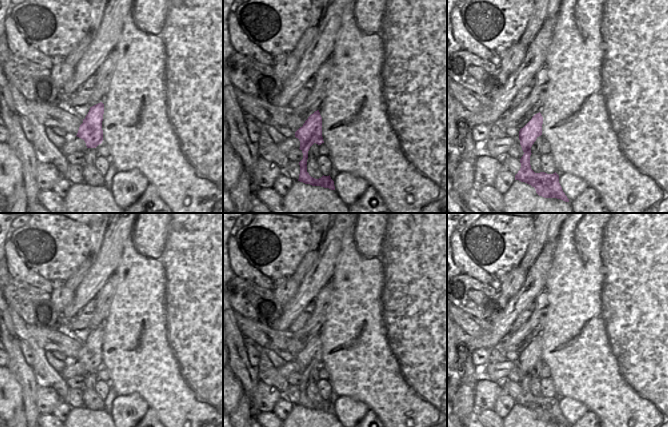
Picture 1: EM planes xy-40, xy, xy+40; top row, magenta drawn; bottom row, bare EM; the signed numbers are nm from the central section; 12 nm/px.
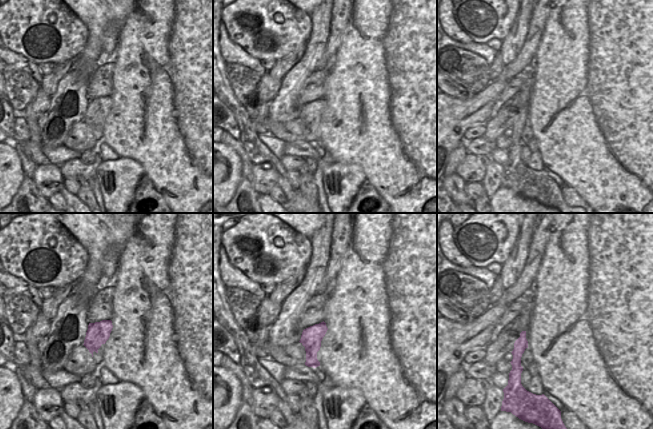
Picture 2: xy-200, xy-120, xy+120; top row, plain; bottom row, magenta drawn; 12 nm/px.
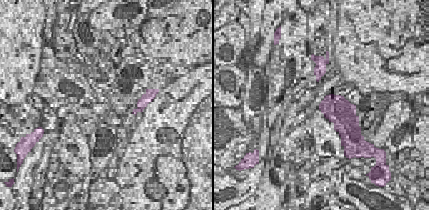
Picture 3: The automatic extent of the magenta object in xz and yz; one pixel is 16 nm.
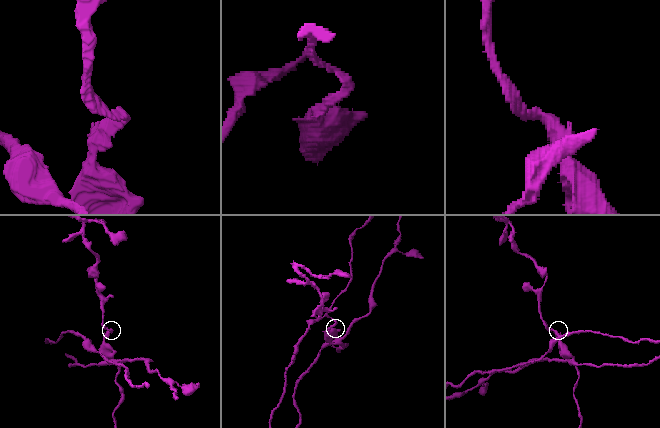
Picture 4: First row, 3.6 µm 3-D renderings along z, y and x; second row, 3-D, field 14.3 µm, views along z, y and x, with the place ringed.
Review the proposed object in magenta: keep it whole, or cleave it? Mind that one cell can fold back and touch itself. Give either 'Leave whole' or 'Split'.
Split

